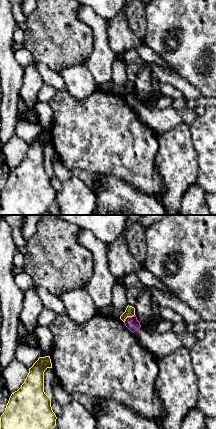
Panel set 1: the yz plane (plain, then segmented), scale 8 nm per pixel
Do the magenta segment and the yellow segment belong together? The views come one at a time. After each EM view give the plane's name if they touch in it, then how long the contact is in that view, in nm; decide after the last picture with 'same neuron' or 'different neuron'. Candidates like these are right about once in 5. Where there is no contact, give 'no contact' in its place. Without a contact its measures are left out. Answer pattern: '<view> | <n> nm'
yz | 110 nm

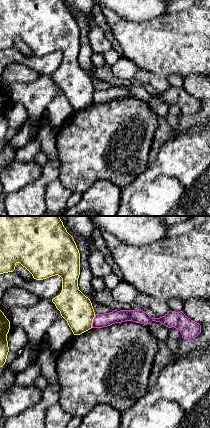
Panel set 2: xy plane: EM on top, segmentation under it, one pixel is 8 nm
xy | 120 nm

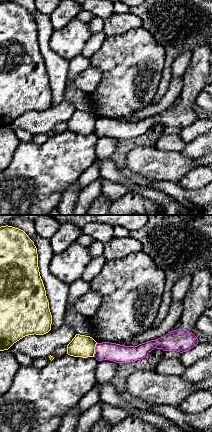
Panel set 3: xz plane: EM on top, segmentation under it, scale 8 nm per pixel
xz | 120 nm

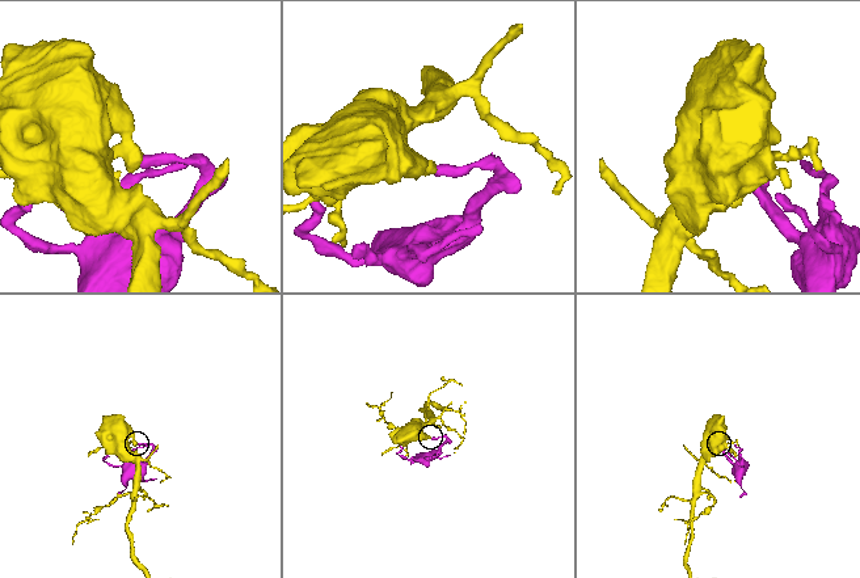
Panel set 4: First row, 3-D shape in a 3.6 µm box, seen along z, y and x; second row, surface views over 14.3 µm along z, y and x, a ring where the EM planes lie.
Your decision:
different neuron

